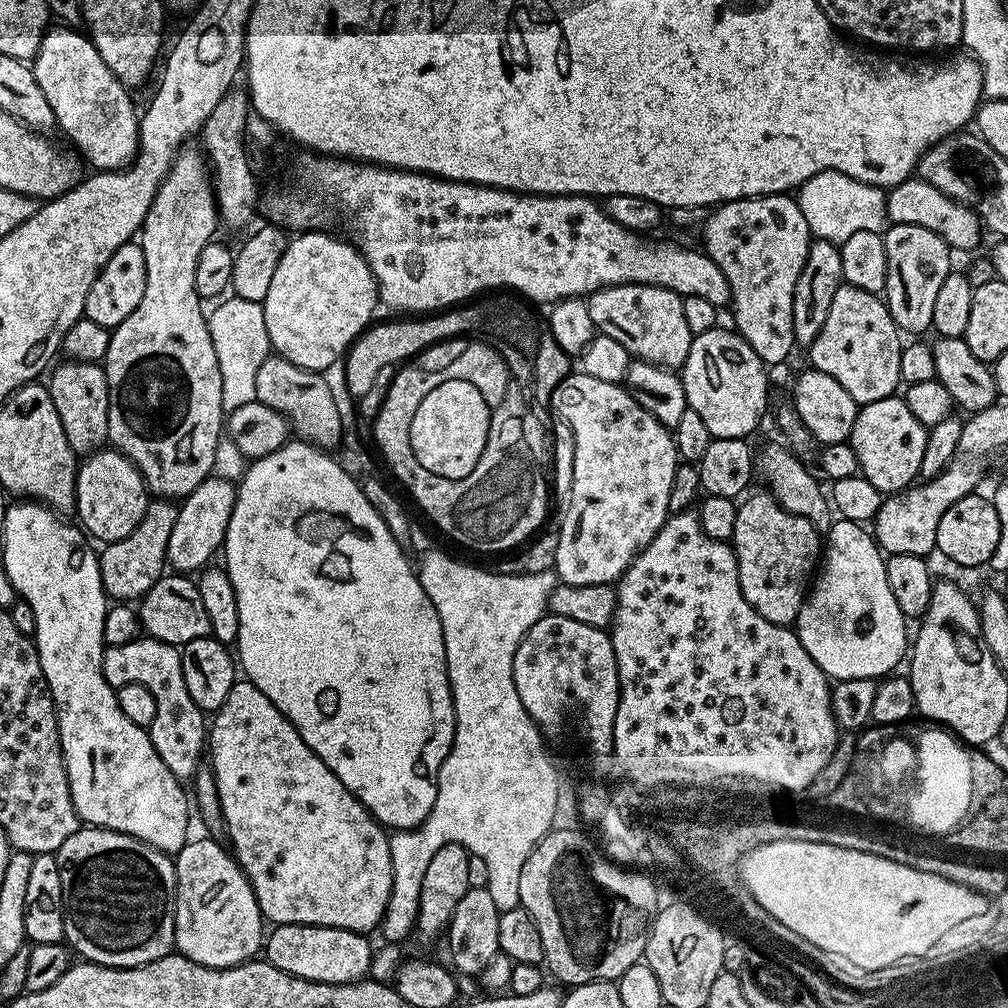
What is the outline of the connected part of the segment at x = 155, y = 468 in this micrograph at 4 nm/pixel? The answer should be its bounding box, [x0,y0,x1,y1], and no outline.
[102,147,226,498]

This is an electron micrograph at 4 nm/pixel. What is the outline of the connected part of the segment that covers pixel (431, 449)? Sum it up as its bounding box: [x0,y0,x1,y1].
[409,380,492,480]

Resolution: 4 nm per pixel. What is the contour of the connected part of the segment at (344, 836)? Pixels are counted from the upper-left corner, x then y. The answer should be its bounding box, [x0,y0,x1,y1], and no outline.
[210,678,391,934]

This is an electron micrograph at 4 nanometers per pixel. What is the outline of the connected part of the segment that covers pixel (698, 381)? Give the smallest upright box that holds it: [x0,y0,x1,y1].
[682,326,768,440]

